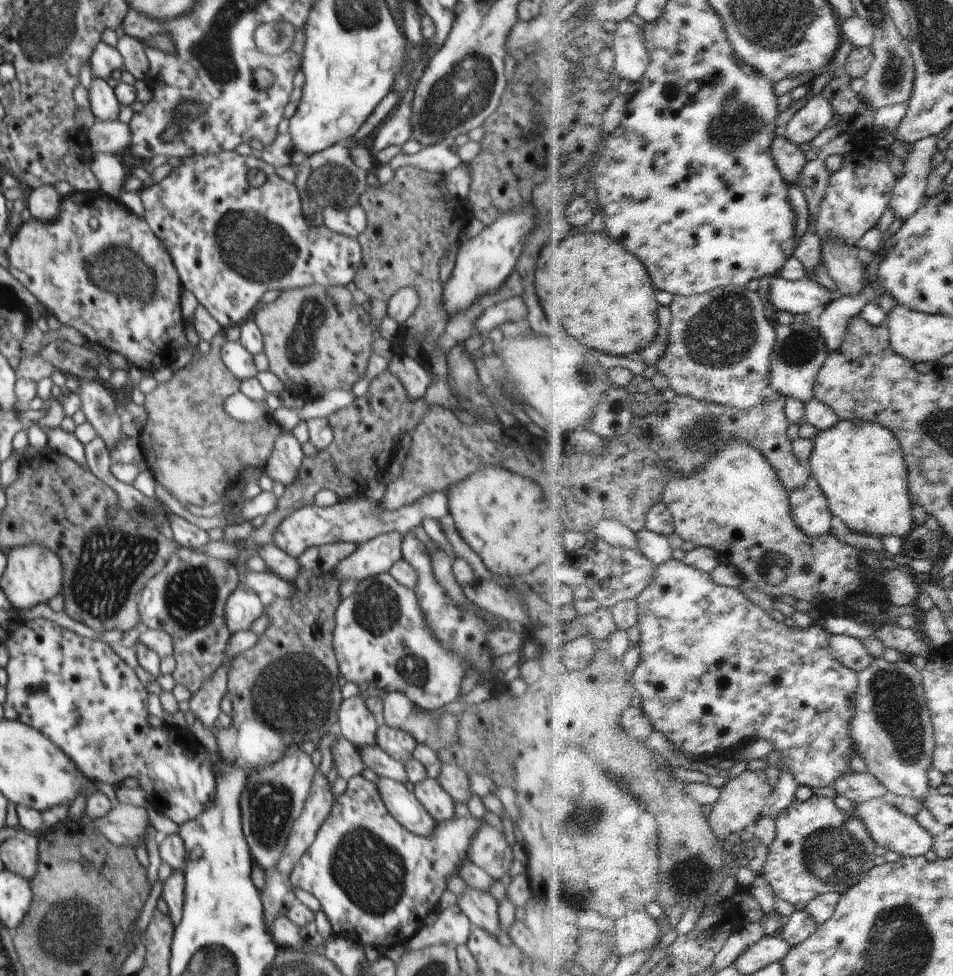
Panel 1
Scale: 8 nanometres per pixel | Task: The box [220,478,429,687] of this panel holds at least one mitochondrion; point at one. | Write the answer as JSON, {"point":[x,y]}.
{"point":[377,609]}

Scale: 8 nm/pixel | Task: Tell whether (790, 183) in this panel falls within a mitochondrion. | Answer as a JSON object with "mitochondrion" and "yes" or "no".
{"mitochondrion":"no"}

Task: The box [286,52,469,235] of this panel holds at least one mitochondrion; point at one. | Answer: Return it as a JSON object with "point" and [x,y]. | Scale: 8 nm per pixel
{"point":[328,183]}

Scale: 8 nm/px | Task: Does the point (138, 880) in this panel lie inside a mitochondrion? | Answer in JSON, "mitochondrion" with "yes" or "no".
{"mitochondrion":"no"}

